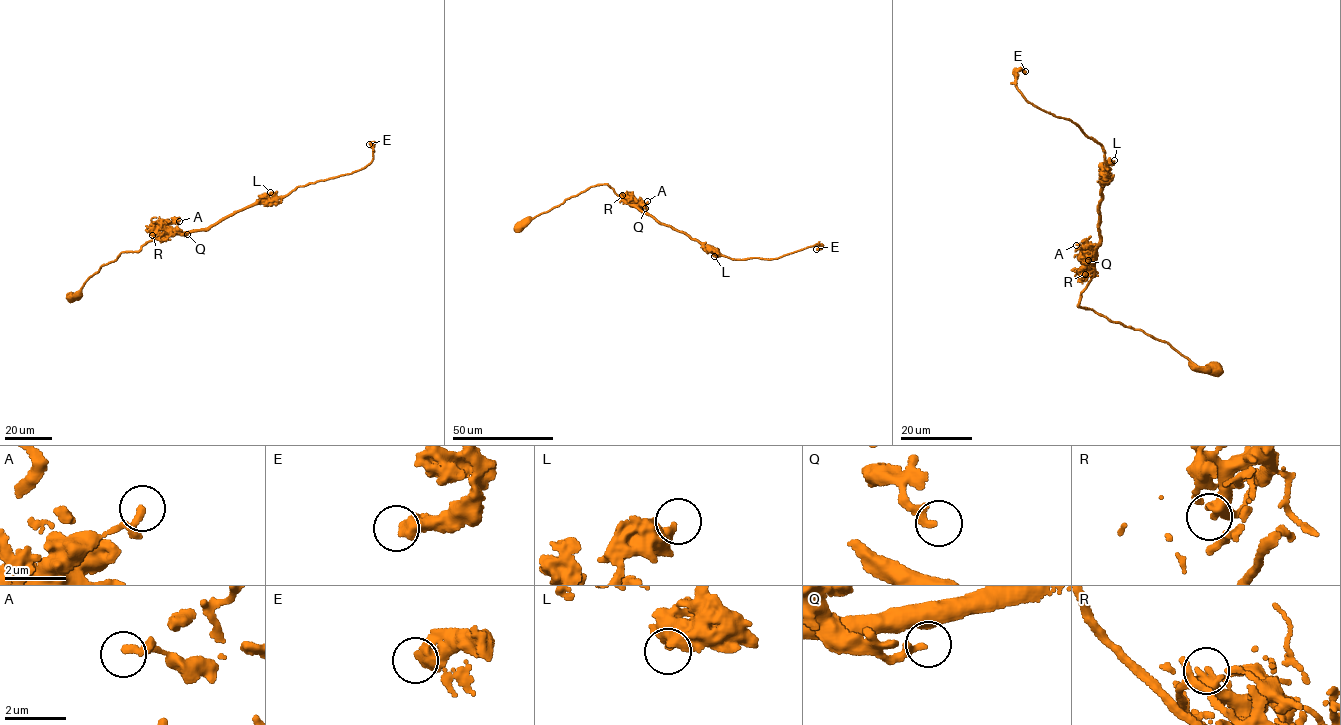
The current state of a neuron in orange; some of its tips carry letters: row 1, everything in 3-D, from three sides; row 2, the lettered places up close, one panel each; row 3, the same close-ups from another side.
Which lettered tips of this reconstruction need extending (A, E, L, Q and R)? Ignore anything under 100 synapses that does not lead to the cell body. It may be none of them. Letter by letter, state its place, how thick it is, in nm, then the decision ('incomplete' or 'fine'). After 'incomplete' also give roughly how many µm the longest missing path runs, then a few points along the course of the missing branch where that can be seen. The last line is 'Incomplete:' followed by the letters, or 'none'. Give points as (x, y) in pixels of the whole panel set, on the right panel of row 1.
A: at (1076, 245); 280 nm thick; fine
E: at (1025, 71); 440 nm thick; fine
L: at (1114, 160); 400 nm thick; fine
Q: at (1088, 260); 280 nm thick; fine
R: at (1085, 274); 320 nm thick; fine
Incomplete: none

